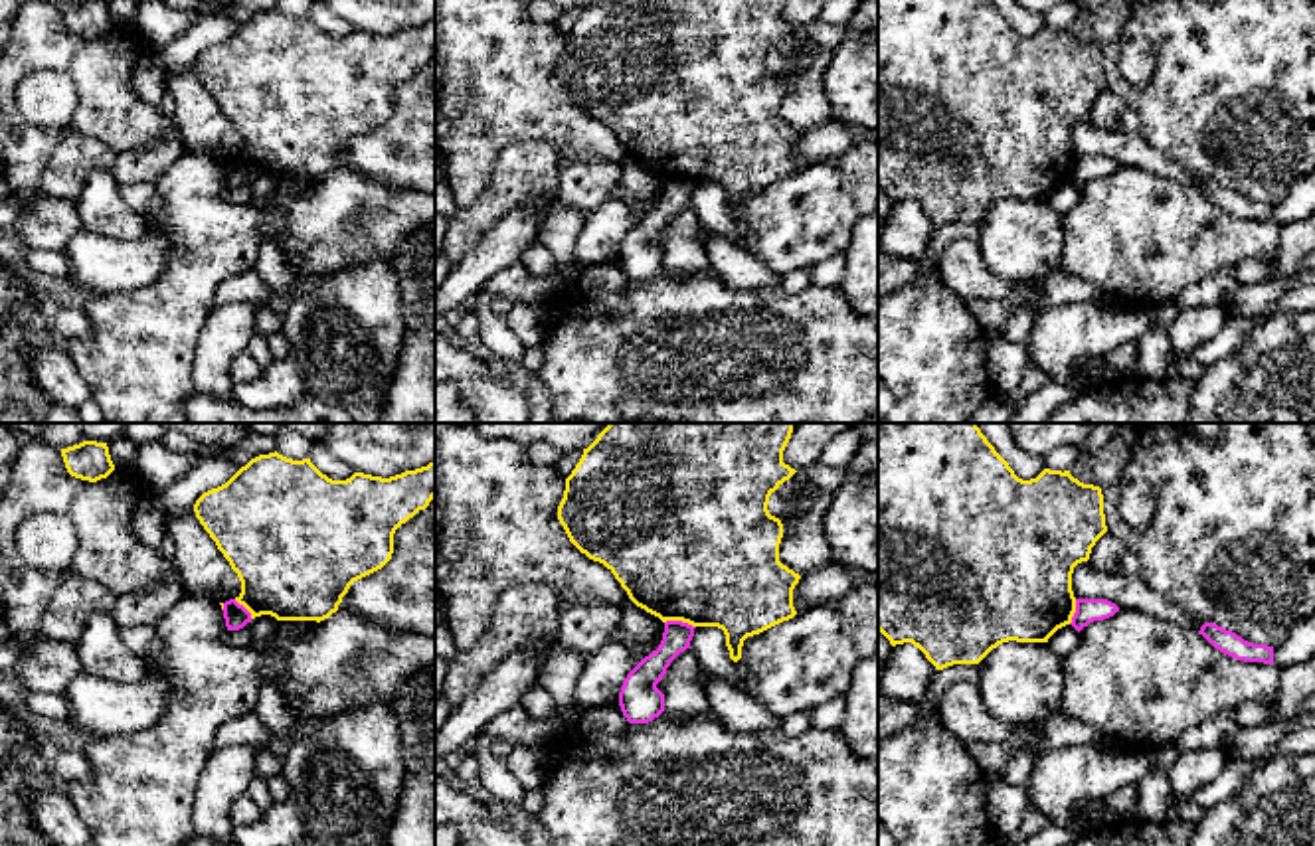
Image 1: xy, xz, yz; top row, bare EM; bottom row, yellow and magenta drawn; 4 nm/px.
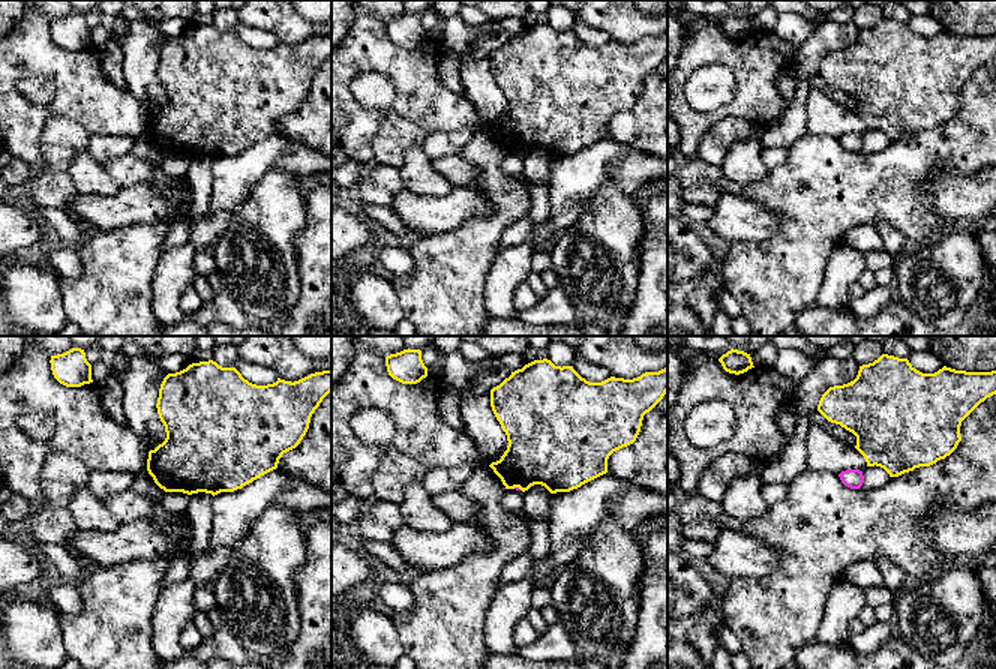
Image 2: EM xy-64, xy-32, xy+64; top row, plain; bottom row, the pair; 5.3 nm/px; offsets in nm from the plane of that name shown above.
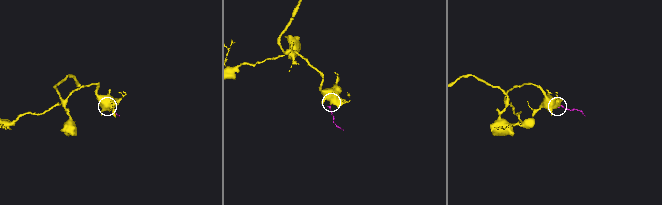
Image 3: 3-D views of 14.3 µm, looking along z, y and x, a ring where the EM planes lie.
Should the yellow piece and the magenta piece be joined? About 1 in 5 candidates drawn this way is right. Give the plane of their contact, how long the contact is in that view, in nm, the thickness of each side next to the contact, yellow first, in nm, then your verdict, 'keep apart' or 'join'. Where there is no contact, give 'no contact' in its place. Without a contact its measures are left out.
meets yellow in xz; contact 130 nm long; 500 nm thick on the yellow side, 120 nm on the other; keep apart

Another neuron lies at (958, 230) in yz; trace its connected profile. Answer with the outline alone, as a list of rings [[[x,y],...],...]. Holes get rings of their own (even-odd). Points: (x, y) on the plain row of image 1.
[[[953,221],[947,223],[943,227],[937,227],[937,231],[933,233],[929,245],[925,247],[925,251],[918,257],[918,259],[910,259],[914,261],[918,267],[921,269],[931,269],[937,265],[941,251],[957,241],[957,239],[977,239],[981,233],[981,223],[979,221]]]

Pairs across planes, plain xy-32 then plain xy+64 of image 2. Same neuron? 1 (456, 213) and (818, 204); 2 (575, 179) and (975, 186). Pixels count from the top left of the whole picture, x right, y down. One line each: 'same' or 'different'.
1: different
2: same

